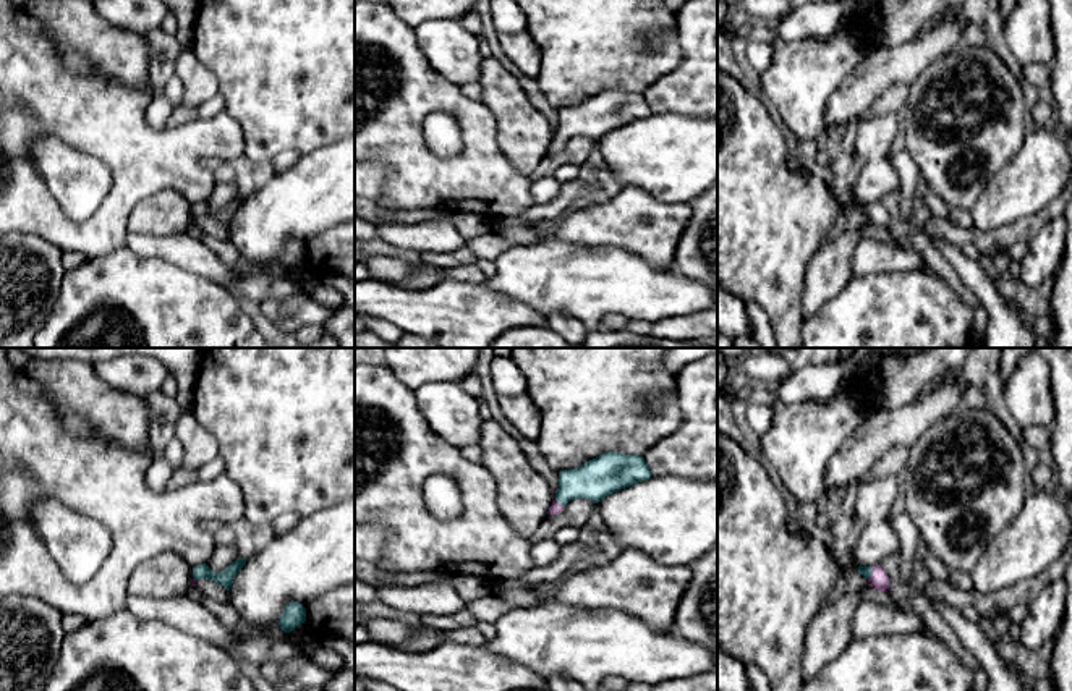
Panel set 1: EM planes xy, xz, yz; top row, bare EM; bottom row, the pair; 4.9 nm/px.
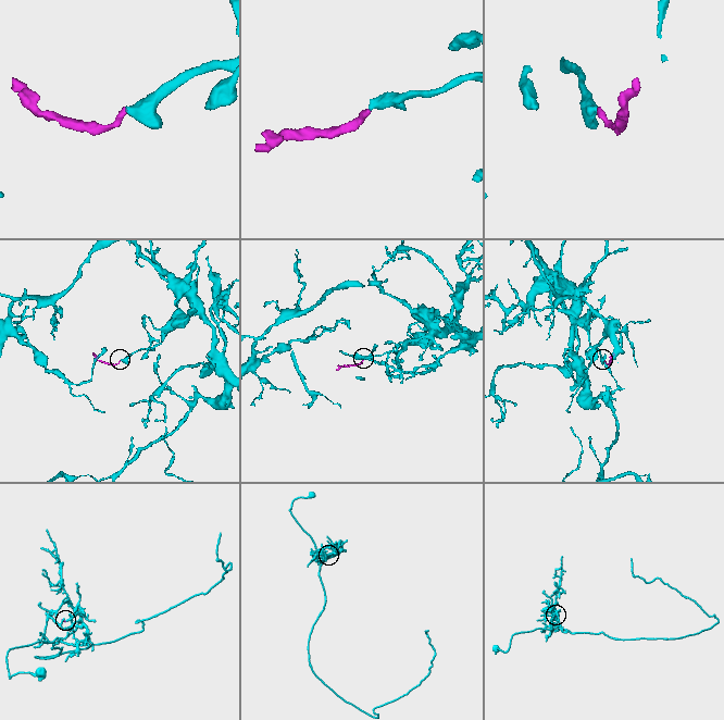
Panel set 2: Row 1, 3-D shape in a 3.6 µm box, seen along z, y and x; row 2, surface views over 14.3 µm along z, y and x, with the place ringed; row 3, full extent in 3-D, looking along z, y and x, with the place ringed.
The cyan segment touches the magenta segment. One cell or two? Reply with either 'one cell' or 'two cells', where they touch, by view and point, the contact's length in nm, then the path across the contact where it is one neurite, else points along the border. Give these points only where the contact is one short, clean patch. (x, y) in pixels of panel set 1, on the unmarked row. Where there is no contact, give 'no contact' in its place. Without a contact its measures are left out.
one cell; contact yz (870, 212); length 70 nm; way yz (863, 207), (870, 212), (878, 217)

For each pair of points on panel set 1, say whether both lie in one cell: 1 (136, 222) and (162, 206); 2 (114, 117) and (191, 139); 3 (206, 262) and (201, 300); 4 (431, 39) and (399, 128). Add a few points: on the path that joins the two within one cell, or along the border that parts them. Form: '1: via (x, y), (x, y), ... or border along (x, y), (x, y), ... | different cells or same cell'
1: via (143, 219), (156, 212) | same cell
2: via (133, 136), (138, 141), (172, 141) | same cell
3: border along (169, 262), (217, 282), (232, 293) | different cells
4: border along (413, 26), (416, 44), (426, 60), (450, 81) | different cells

